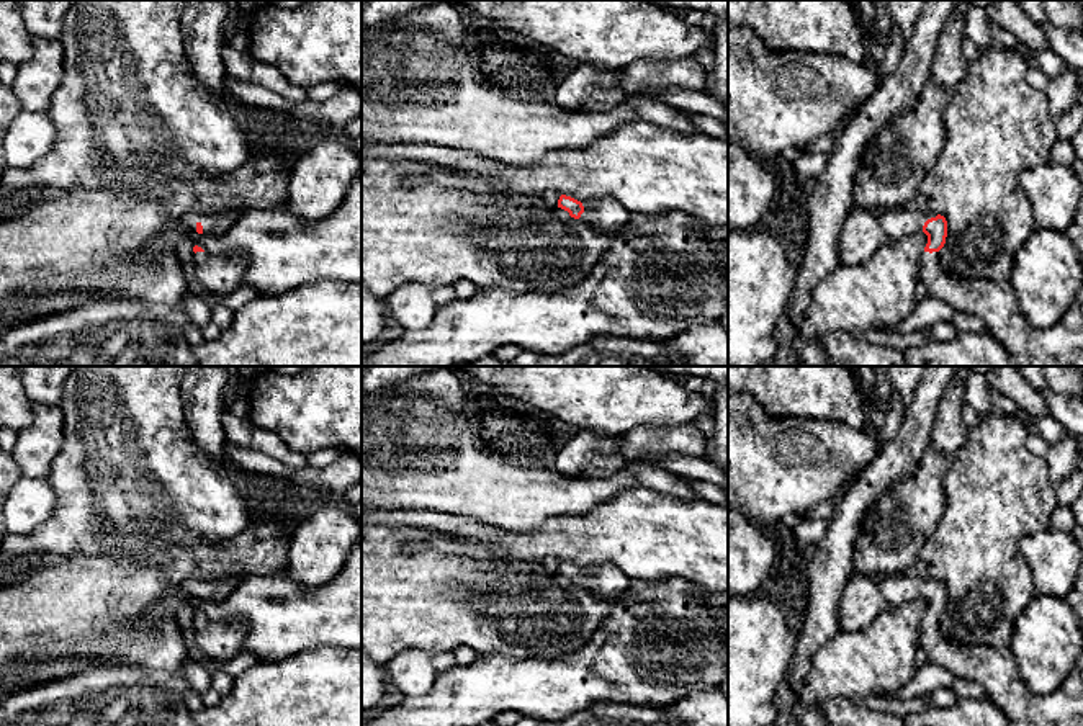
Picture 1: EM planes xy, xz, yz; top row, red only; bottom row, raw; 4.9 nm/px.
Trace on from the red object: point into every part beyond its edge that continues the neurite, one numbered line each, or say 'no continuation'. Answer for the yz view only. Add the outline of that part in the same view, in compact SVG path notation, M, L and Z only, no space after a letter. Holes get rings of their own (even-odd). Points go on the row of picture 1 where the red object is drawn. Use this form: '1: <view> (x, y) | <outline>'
1: yz (898, 223) | M914 204L892 209L874 211L883 231L892 240L923 232L928 219L936 217L936 213L923 213Z
2: yz (995, 303) | M939 252L921 253L918 276L929 296L982 319L1016 366L1083 366L1083 301L1076 299L1052 327L1039 329L1021 314L1009 281L952 276L942 268Z

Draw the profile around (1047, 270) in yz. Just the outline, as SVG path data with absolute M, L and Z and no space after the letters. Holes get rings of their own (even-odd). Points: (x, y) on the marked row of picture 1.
M1036 227L1014 255L1009 283L1021 314L1034 327L1052 327L1076 301L1083 280L1078 249L1065 232Z

